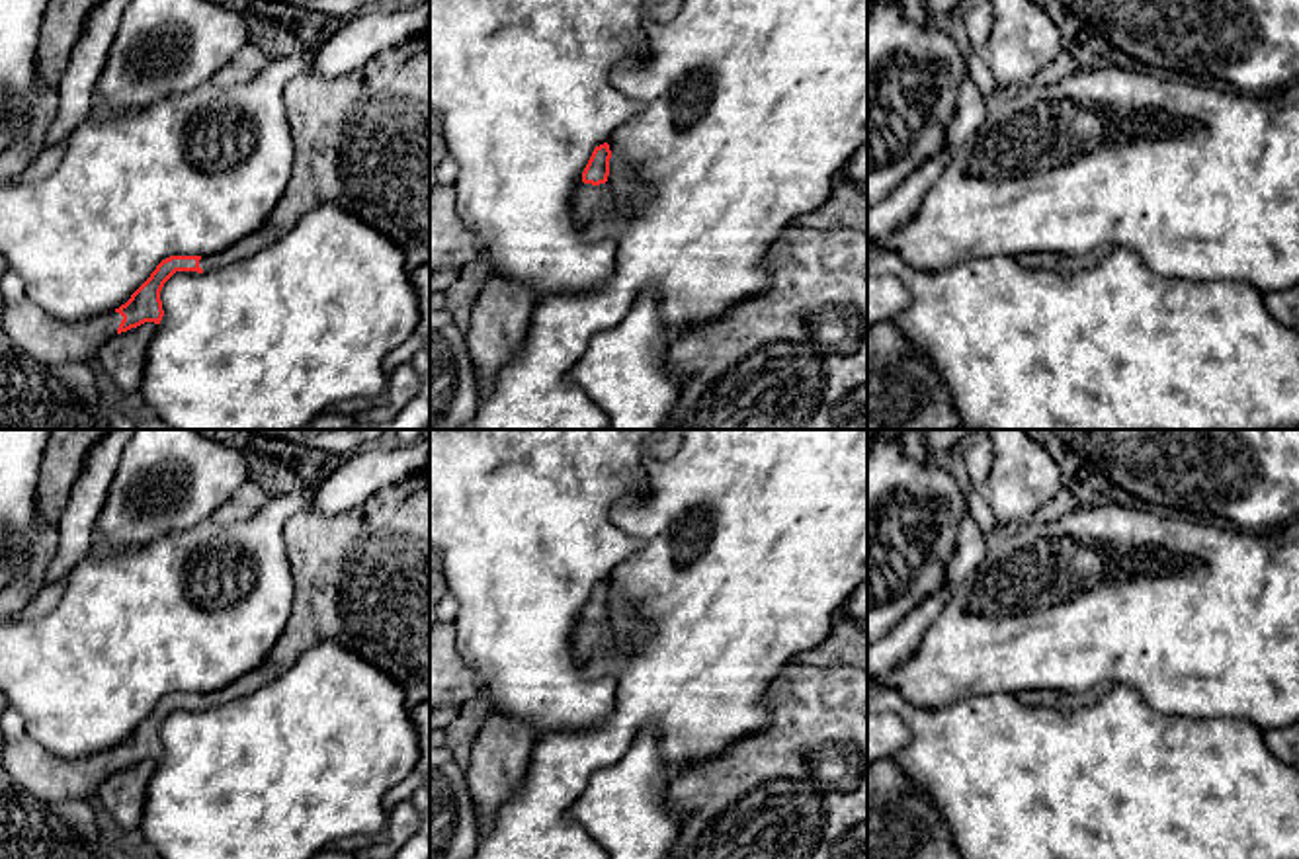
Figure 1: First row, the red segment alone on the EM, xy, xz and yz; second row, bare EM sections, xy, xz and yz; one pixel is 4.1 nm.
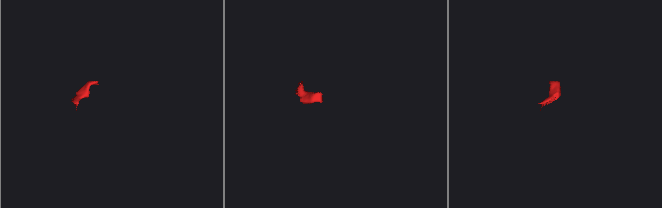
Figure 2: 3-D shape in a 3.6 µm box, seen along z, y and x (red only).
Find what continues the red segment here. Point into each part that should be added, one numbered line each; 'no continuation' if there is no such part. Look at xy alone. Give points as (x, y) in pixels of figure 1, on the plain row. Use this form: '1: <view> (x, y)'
1: xy (362, 578)
2: xy (49, 777)

